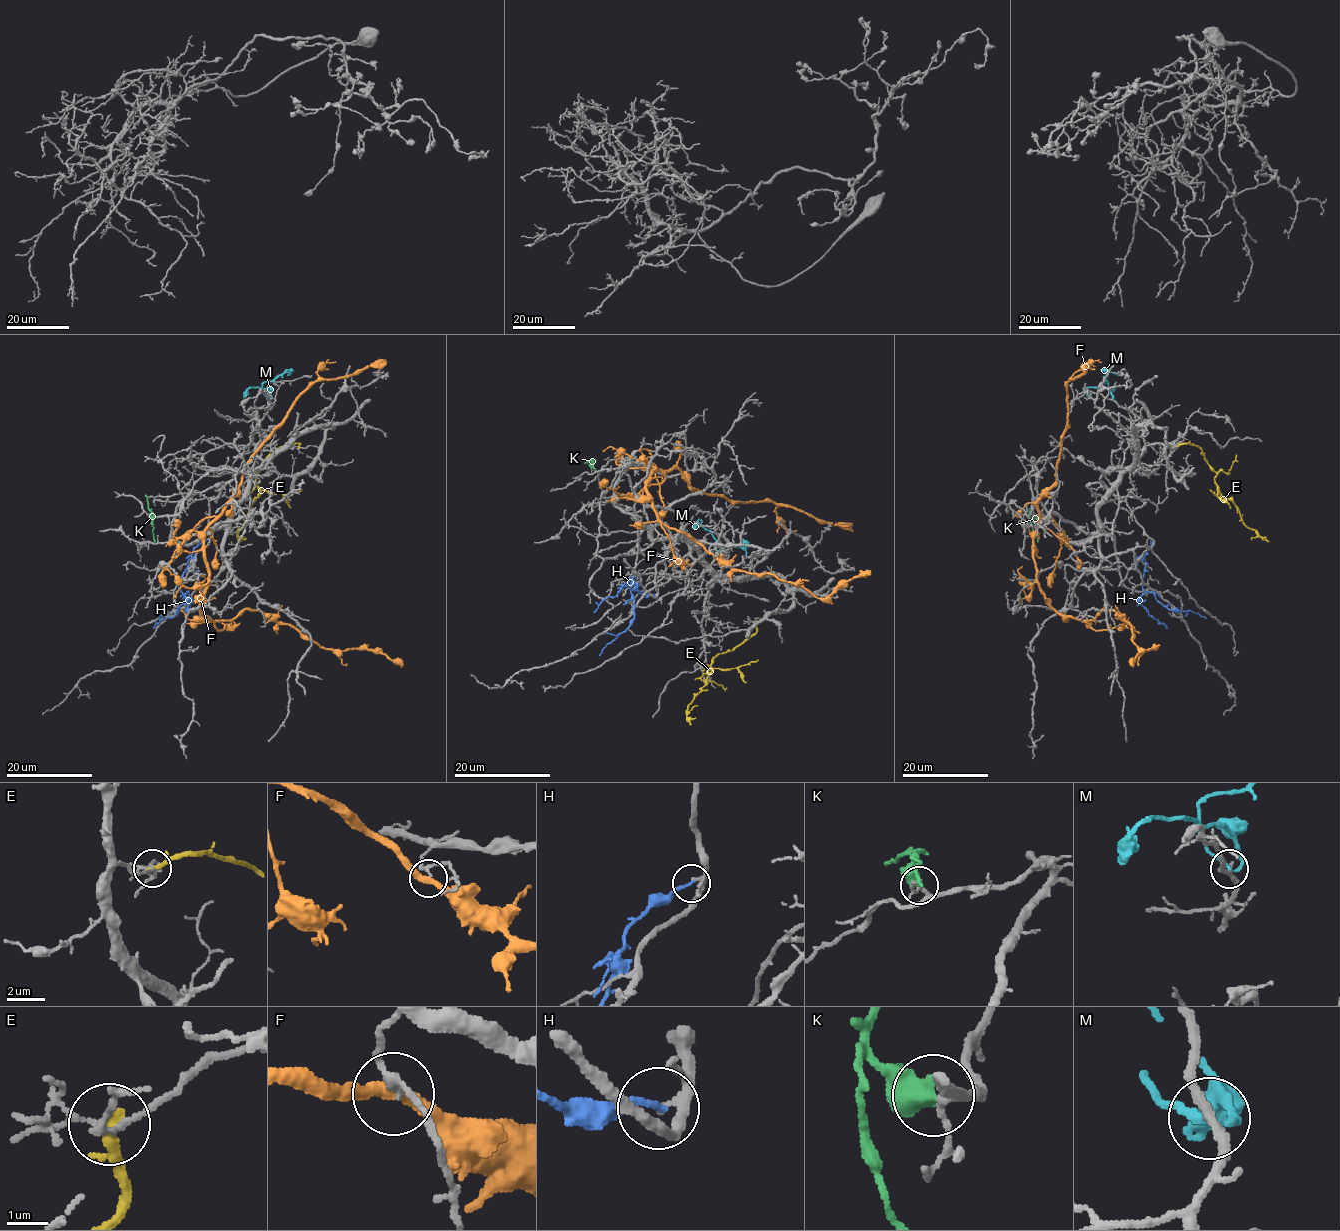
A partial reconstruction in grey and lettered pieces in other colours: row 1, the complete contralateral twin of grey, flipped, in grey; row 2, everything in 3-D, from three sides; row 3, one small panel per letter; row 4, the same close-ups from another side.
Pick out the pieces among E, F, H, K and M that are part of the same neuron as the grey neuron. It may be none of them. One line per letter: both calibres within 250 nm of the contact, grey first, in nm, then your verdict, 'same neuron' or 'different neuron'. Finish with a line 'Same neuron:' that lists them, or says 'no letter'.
E: 140 nm thick on the grey side, 200 nm on the other; different neuron
F: 130 nm thick on the grey side, 340 nm on the other; different neuron
H: 140 nm thick on the grey side, 170 nm on the other; different neuron
K: 180 nm thick on the grey side, 600 nm on the other; same neuron
M: 220 nm thick on the grey side, 160 nm on the other; different neuron
Same neuron: K

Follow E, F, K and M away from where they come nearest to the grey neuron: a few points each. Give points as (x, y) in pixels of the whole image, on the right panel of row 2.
E: (1176, 446), (1184, 443), (1202, 451), (1216, 473), (1219, 492), (1234, 504), (1241, 520), (1269, 541)
F: (1113, 611), (1086, 620), (1063, 616), (1040, 587), (1033, 558), (1037, 500), (1056, 480), (1067, 384), (1094, 361)
K: (1037, 517), (1030, 514), (1030, 524), (1037, 541)
M: (1113, 399), (1107, 375), (1120, 375)

